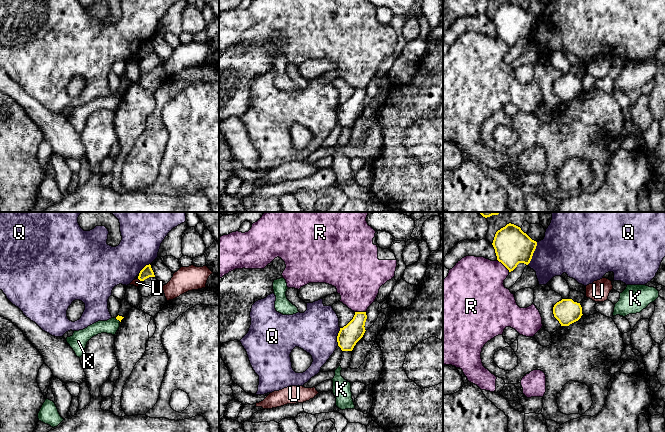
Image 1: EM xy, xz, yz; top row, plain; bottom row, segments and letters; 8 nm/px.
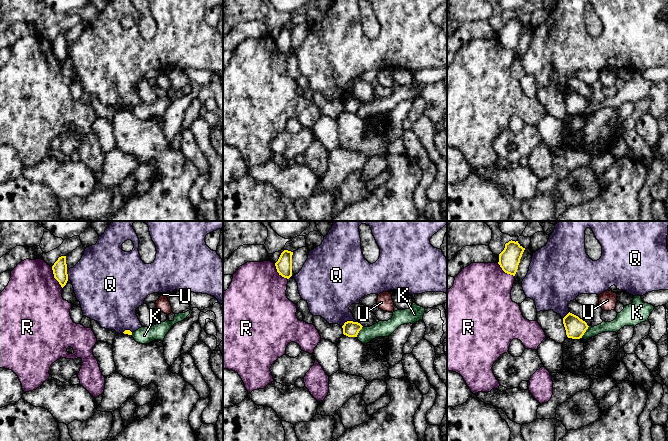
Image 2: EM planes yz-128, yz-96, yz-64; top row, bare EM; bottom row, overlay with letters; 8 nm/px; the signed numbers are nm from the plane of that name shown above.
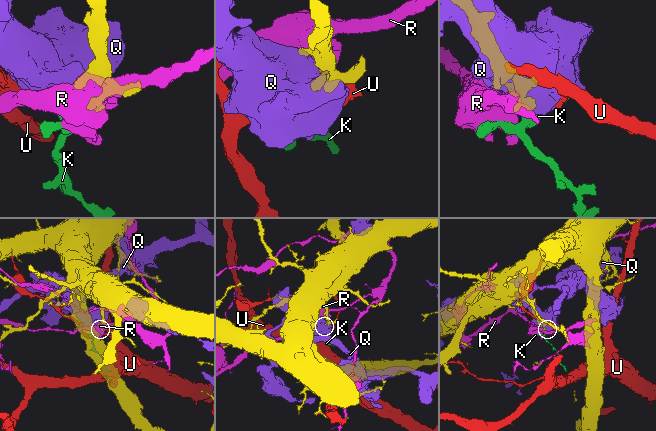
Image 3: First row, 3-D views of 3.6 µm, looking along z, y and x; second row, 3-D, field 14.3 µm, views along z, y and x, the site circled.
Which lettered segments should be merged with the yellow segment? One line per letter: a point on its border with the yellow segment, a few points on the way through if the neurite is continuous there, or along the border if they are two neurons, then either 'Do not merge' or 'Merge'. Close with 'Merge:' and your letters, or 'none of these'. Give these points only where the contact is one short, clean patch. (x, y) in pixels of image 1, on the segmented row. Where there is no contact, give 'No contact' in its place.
K: Touches yellow at xy (118, 319). Boundary: xy (115, 318), (120, 321). Do not merge
Q: Touches yellow at yz (532, 254). Do not merge
R: Touches yellow at yz (503, 264). Do not merge
U: Touches yellow at xy (139, 279). Do not merge
Merge: none of these

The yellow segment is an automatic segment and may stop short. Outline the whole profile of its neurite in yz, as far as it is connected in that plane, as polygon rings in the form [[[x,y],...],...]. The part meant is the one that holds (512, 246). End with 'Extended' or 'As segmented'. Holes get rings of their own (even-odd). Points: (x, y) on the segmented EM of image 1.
[[[509,223],[496,232],[492,245],[497,260],[511,272],[519,263],[526,265],[530,263],[537,242],[520,227]]]. As segmented

